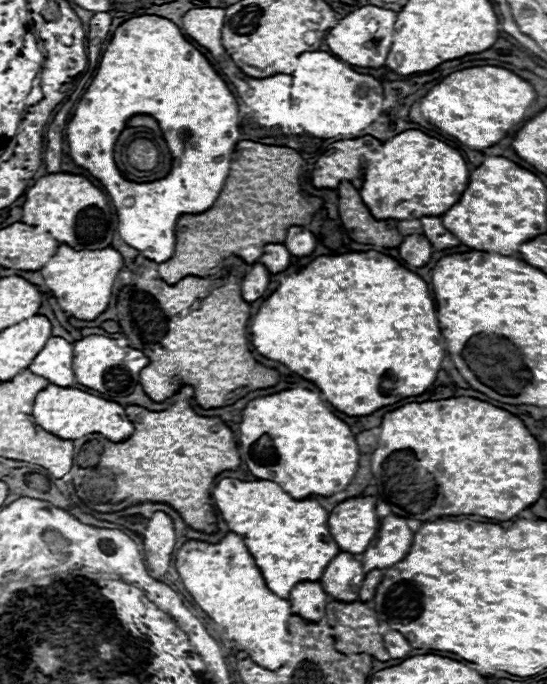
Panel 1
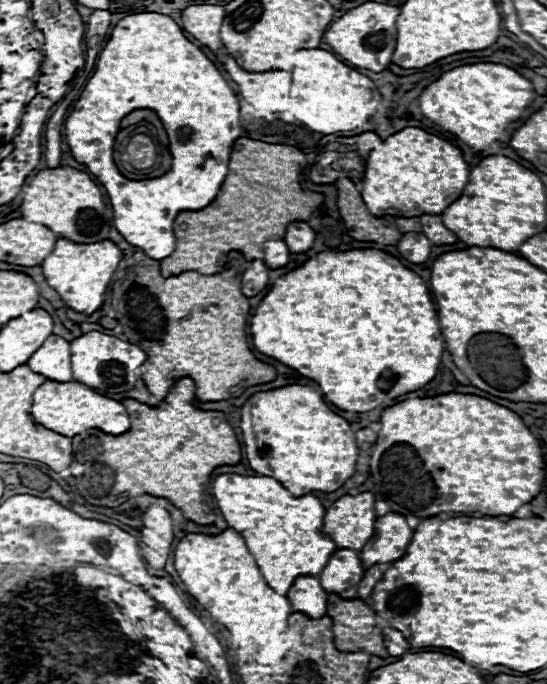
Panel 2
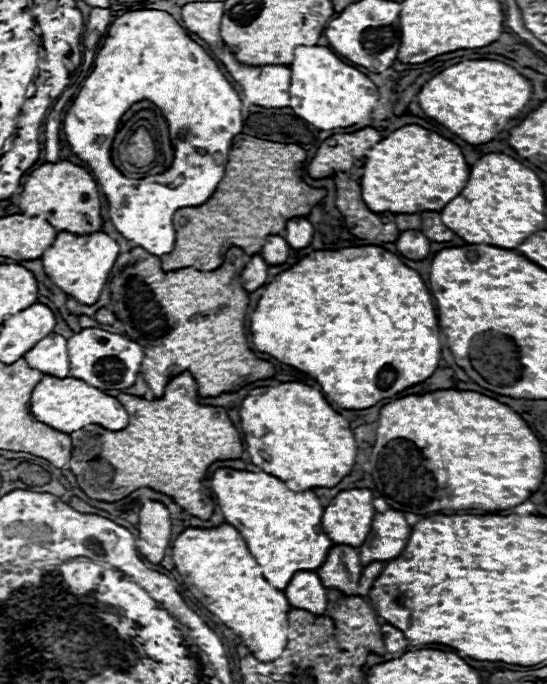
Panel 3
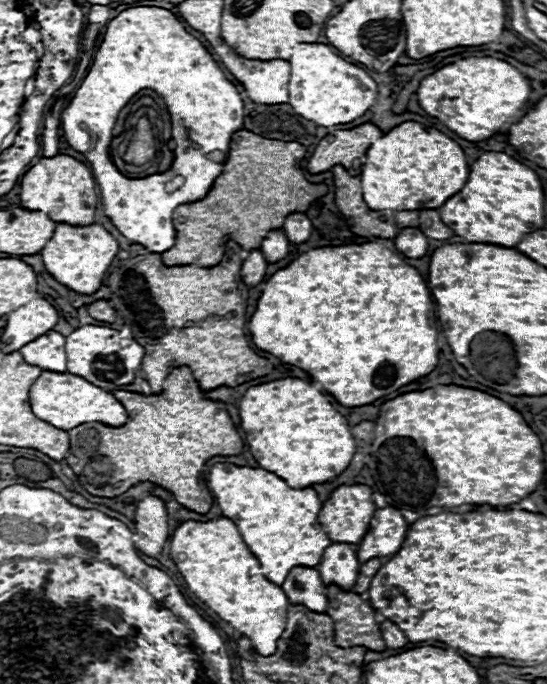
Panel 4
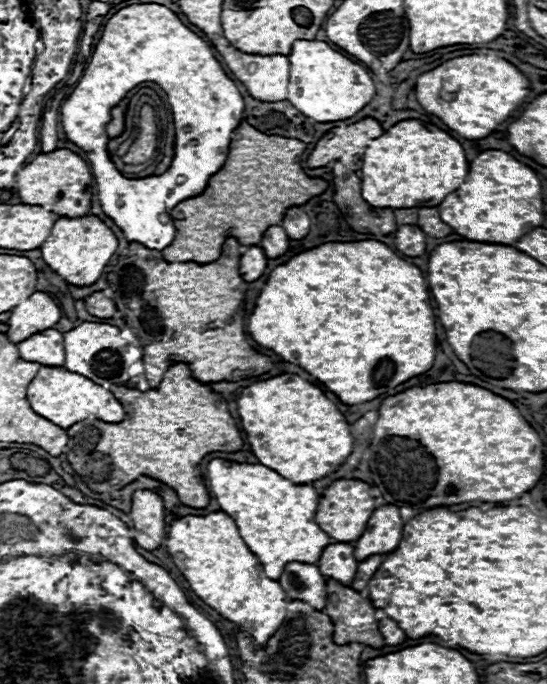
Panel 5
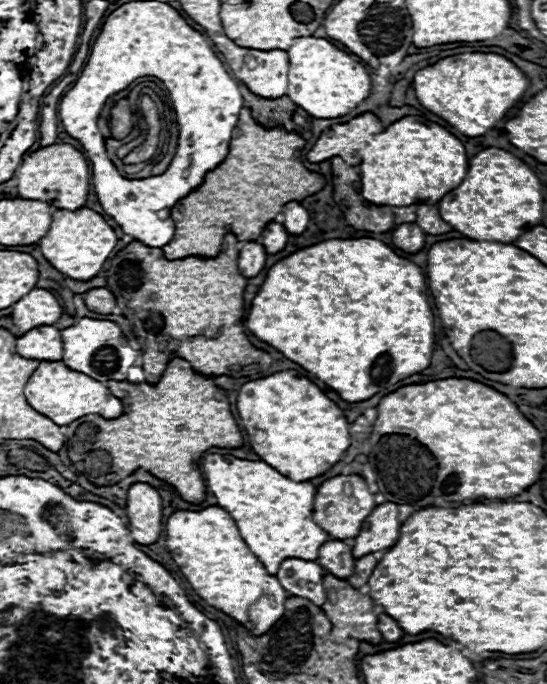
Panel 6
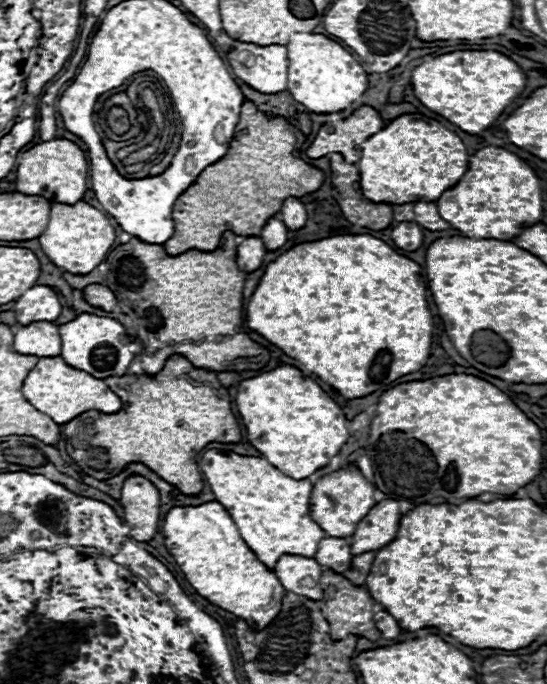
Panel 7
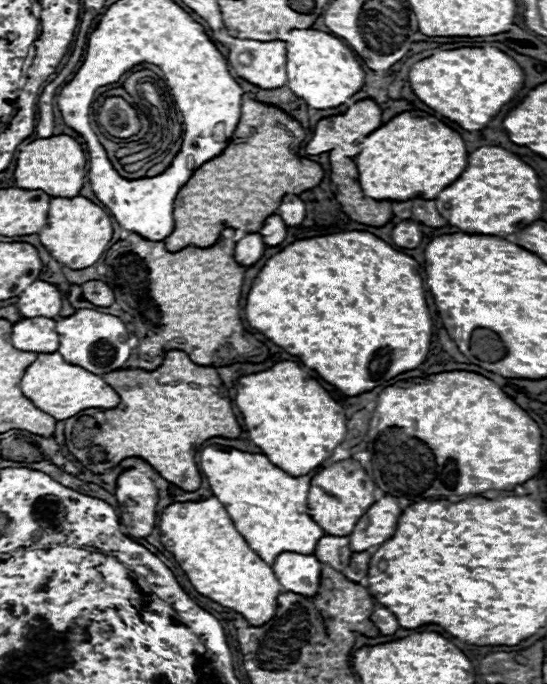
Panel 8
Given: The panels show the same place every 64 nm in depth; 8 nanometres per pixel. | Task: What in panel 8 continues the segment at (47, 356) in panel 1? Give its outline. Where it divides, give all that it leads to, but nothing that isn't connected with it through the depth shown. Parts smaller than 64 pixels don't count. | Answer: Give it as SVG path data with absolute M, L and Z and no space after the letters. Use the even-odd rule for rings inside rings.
M34 318L34 320L18 320L12 326L12 346L22 352L50 354L60 346L60 338L56 332L56 320Z

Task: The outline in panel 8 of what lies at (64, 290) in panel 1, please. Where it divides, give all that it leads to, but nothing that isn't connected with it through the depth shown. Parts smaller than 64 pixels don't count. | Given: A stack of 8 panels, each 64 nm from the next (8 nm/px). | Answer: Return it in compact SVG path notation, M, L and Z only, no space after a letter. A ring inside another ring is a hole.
M76 196L74 200L50 200L50 212L48 212L48 224L38 232L42 246L48 250L48 254L60 262L62 266L68 266L72 270L84 270L94 266L100 256L108 250L112 240L112 222L108 214L86 200L84 196Z

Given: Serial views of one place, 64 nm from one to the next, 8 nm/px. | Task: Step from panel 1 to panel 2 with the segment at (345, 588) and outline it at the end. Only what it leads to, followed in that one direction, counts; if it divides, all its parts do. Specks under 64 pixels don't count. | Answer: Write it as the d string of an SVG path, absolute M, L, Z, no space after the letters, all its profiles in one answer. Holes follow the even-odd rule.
M334 552L332 560L324 566L324 572L318 578L328 594L338 594L344 600L358 598L358 584L364 578L364 568L358 558L358 552Z

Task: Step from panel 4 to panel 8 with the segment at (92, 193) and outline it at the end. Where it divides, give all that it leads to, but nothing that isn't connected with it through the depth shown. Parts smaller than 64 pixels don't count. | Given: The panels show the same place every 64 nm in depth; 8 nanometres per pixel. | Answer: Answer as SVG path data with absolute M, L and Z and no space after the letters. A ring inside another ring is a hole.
M66 134L52 136L48 140L38 138L22 146L16 156L14 178L16 186L24 190L42 190L48 196L56 198L74 198L80 194L84 186L84 176L86 176L86 154L82 146Z

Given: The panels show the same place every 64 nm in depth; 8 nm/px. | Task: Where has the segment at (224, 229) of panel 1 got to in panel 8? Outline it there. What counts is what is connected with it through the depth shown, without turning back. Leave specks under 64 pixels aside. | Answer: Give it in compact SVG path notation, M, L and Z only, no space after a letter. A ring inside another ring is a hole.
M246 94L242 96L242 116L238 122L238 128L234 132L234 138L226 146L226 150L220 154L220 158L210 160L208 164L200 166L190 182L178 192L178 198L174 202L174 232L164 240L168 252L180 252L186 246L198 246L198 248L210 248L218 242L220 232L224 228L242 230L242 232L258 232L268 216L272 216L278 206L282 204L282 196L286 194L302 194L314 186L318 186L324 178L324 170L320 164L300 158L294 152L284 154L284 140L302 140L304 128L296 124L288 114L280 112L278 108L268 108L266 104L250 100Z

